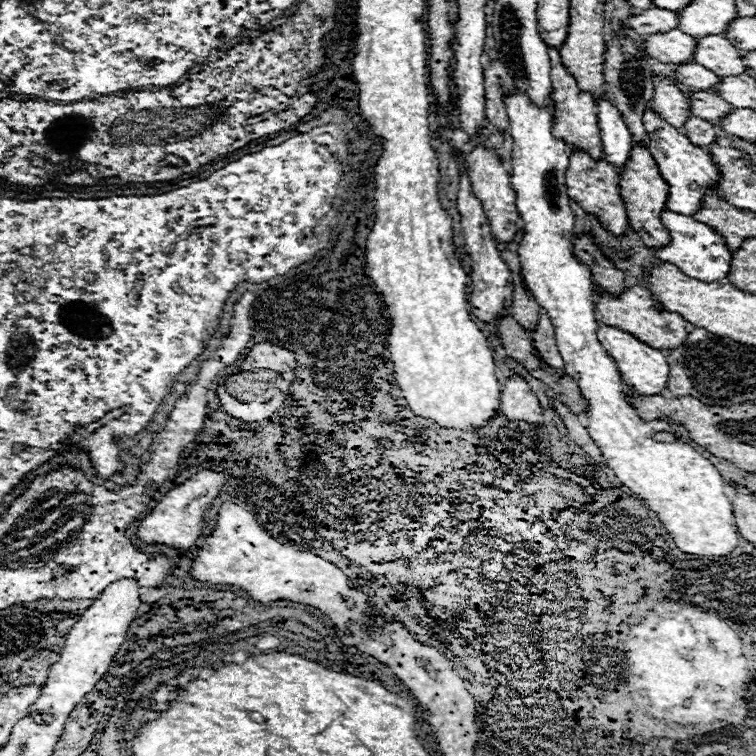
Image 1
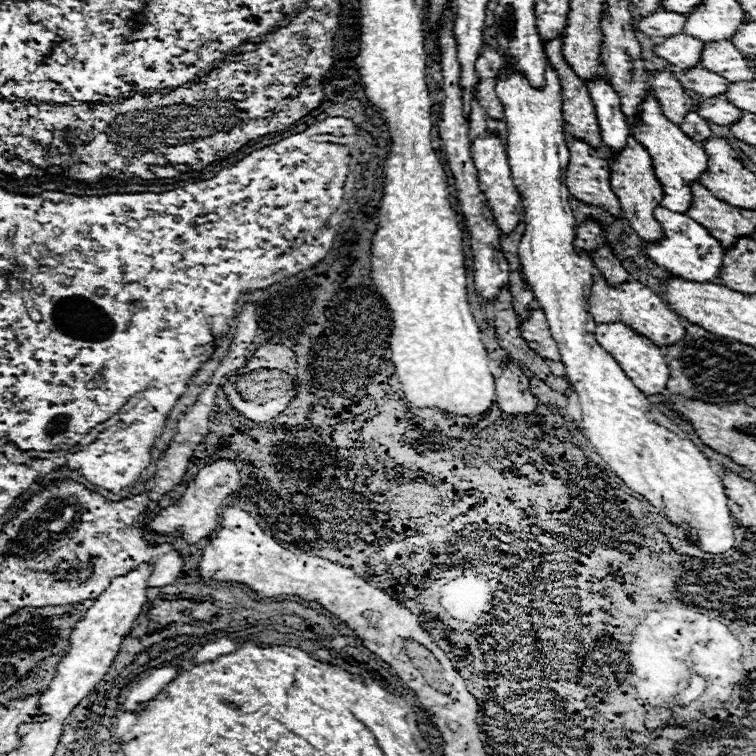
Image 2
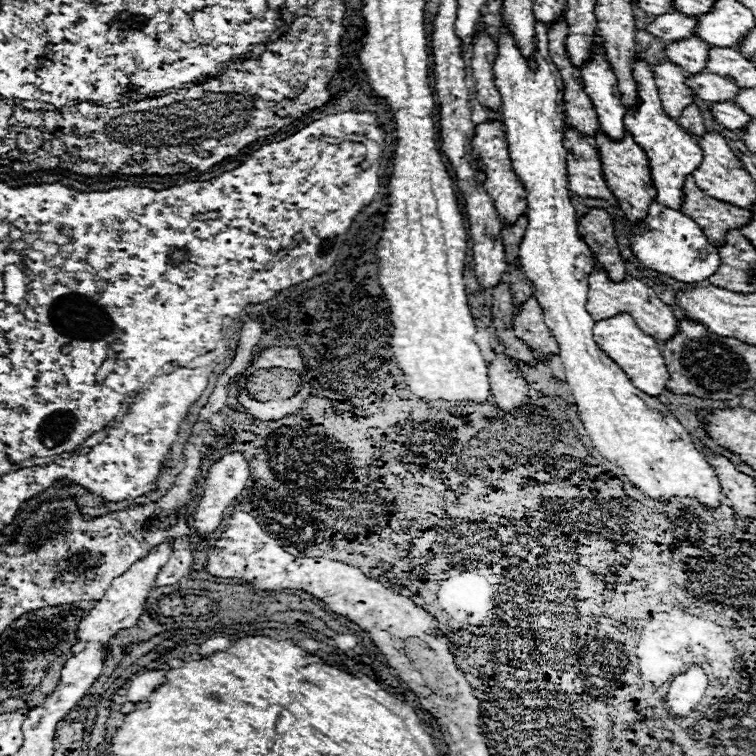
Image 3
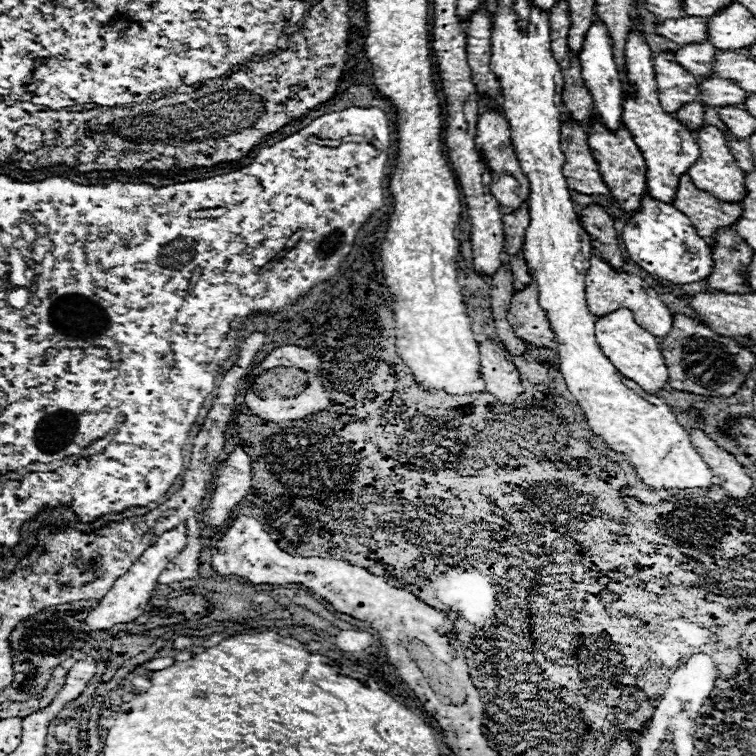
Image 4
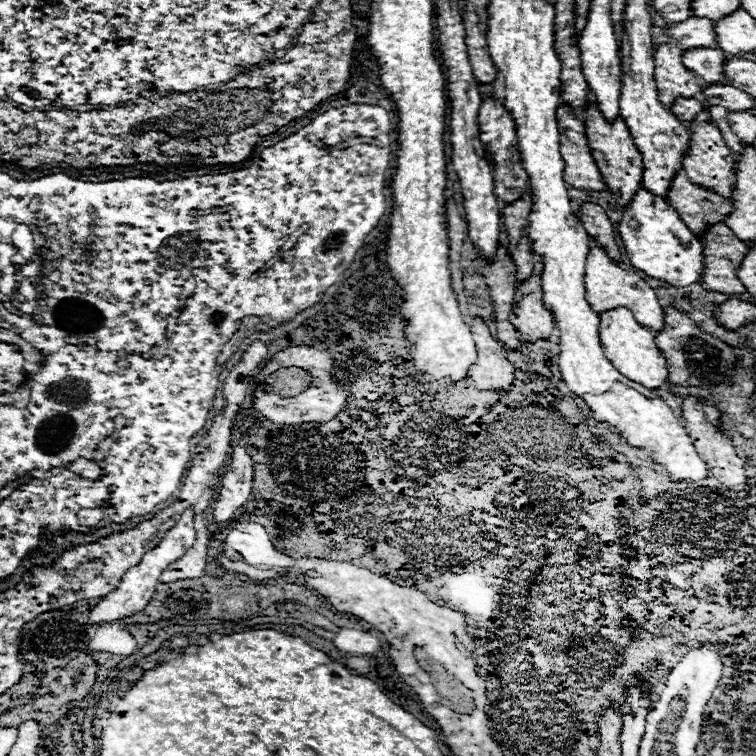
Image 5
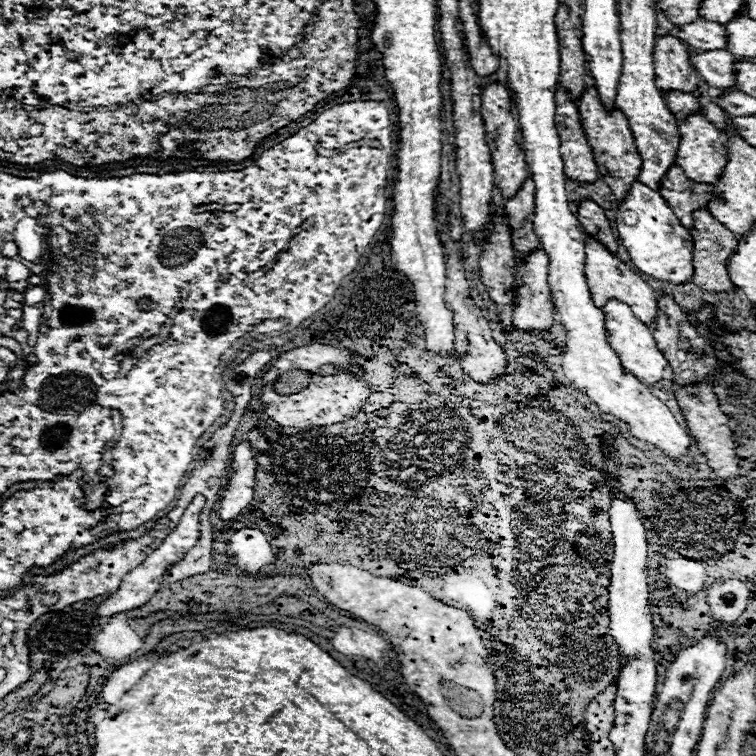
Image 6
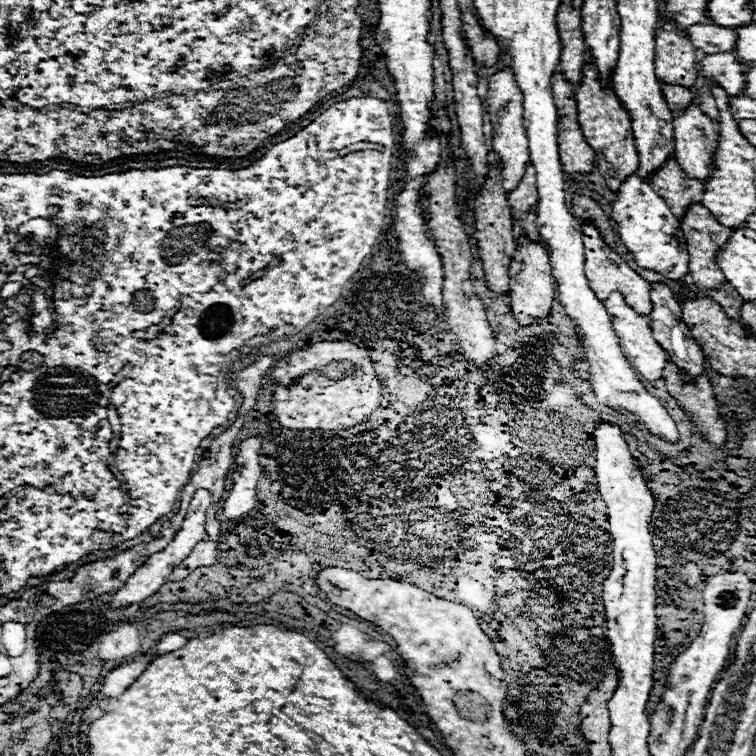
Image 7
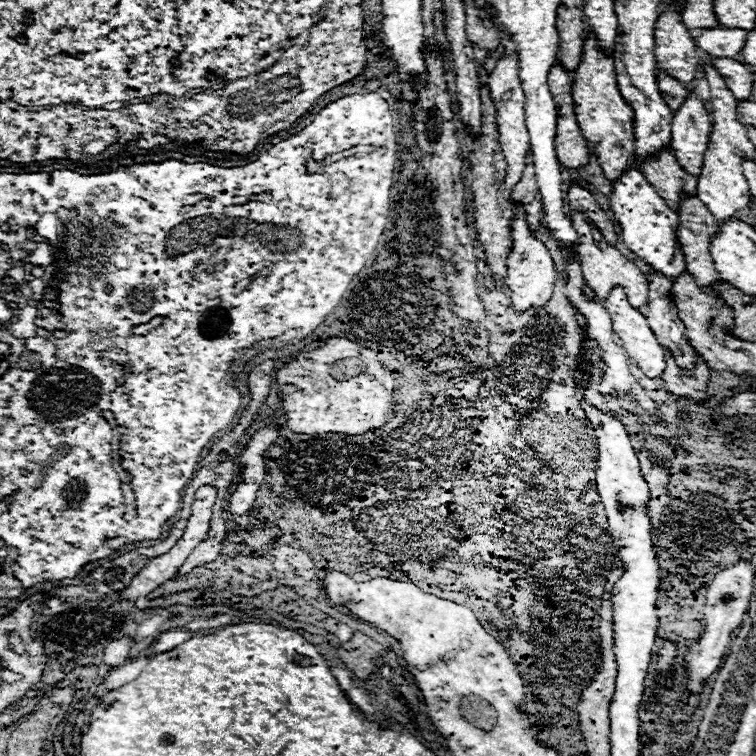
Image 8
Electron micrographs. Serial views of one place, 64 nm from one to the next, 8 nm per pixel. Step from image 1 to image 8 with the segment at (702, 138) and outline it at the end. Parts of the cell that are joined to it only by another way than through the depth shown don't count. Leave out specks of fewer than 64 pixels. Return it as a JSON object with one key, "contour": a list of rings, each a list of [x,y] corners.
{"contour":[[[656,70],[656,80],[660,84],[660,92],[664,92],[664,100],[672,110],[678,110],[680,104],[684,102],[688,90],[674,78],[670,78],[666,72]]]}

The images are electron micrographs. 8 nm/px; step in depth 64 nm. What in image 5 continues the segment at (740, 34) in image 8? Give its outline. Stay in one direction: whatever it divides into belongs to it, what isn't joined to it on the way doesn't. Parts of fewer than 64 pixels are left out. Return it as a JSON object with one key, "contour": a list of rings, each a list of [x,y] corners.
{"contour":[[[688,18],[686,22],[670,24],[668,36],[674,38],[684,50],[688,48],[716,48],[716,24],[706,18]]]}

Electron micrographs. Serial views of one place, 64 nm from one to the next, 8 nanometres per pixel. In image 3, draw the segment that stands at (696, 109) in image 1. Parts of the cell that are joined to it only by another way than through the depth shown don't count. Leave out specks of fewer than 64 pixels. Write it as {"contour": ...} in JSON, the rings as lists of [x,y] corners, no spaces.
{"contour":[[[716,102],[710,110],[714,114],[714,120],[732,132],[744,130],[750,124],[750,116],[732,102]]]}

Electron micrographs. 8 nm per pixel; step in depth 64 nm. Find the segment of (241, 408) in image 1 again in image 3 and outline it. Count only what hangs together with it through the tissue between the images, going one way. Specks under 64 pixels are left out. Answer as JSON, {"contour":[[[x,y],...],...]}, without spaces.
{"contour":[[[242,392],[238,400],[246,408],[246,412],[258,420],[280,420],[284,416],[296,414],[302,408],[302,404],[308,400],[308,396],[310,394],[296,394],[294,398],[288,398],[288,400],[260,402],[260,400],[252,399],[248,392]]]}

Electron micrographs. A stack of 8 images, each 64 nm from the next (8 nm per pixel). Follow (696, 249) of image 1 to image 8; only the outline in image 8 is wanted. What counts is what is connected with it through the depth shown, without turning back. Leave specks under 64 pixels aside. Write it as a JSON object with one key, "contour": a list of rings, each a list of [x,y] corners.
{"contour":[[[628,168],[620,174],[620,178],[612,184],[612,196],[610,196],[610,208],[614,212],[616,222],[622,228],[622,240],[624,244],[640,256],[646,264],[654,266],[658,272],[674,278],[686,268],[686,260],[682,252],[676,252],[678,238],[678,214],[656,194],[654,186],[644,178],[642,172]]]}

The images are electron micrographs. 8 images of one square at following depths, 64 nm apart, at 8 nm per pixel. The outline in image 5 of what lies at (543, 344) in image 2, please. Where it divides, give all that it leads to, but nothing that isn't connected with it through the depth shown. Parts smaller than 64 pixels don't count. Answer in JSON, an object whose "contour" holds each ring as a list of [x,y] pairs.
{"contour":[[[542,260],[534,264],[534,270],[528,280],[520,282],[514,296],[514,308],[510,314],[510,322],[516,330],[528,338],[550,338],[554,334],[554,316],[544,306],[544,290],[542,290]]]}

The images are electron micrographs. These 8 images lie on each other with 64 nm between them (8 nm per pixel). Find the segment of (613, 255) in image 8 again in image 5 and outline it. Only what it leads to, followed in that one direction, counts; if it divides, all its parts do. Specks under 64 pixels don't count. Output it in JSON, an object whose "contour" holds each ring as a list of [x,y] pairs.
{"contour":[[[592,246],[590,252],[588,252],[586,296],[588,296],[588,304],[596,312],[600,312],[600,314],[604,310],[608,310],[608,308],[626,306],[628,310],[632,310],[632,314],[636,316],[636,320],[640,324],[644,324],[646,328],[652,328],[654,332],[658,332],[658,330],[664,328],[662,306],[660,306],[658,296],[654,294],[654,290],[648,286],[648,282],[644,282],[636,272],[624,270],[618,262],[614,262],[612,258],[608,258],[608,254],[604,252],[604,248],[600,248],[600,246]]]}

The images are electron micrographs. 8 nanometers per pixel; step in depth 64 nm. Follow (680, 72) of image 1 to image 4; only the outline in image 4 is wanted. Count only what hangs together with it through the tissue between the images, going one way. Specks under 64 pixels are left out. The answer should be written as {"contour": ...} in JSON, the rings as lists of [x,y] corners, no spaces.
{"contour":[[[712,76],[700,80],[700,100],[708,106],[740,106],[748,94],[734,82]]]}

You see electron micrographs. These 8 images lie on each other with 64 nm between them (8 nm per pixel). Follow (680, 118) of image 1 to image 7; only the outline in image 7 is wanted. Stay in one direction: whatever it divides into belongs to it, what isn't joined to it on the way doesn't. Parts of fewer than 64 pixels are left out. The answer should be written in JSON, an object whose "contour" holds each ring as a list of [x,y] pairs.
{"contour":[[[674,20],[668,22],[660,22],[658,24],[658,32],[656,32],[656,76],[666,84],[678,84],[684,88],[690,88],[696,78],[698,78],[698,70],[696,70],[696,48],[692,46],[692,42],[688,40],[686,34],[678,32],[678,26]]]}

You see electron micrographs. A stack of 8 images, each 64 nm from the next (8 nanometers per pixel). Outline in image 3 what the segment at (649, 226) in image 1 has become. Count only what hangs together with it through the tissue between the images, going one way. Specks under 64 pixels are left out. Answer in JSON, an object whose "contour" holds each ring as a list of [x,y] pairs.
{"contour":[[[596,132],[594,146],[600,152],[600,162],[604,164],[604,180],[608,180],[608,188],[612,188],[618,206],[624,210],[630,222],[640,222],[646,216],[650,202],[656,200],[656,188],[652,186],[650,166],[644,150],[634,142],[634,138],[628,132],[622,140],[610,140],[604,132]]]}

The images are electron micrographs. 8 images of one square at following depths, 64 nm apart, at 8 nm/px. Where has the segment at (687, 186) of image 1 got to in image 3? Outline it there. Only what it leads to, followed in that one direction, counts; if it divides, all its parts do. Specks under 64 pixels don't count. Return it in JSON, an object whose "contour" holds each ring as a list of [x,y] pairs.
{"contour":[[[638,56],[636,62],[634,62],[634,80],[636,80],[636,86],[638,86],[640,100],[636,102],[636,108],[626,110],[626,116],[624,116],[626,130],[632,134],[636,144],[648,156],[652,184],[656,188],[656,202],[660,202],[668,208],[680,210],[684,176],[688,176],[692,170],[696,170],[700,166],[702,150],[700,150],[698,142],[680,124],[676,124],[668,114],[664,114],[664,110],[660,106],[654,74],[652,74],[648,62],[642,56]]]}

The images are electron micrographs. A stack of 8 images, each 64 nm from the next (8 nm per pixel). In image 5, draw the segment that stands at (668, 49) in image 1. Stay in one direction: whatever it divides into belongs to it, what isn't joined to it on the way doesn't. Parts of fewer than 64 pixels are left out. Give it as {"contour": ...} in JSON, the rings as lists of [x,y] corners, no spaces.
{"contour":[[[720,48],[686,50],[682,60],[684,60],[684,66],[692,68],[704,82],[708,84],[726,82],[726,74],[724,74],[726,54]]]}

